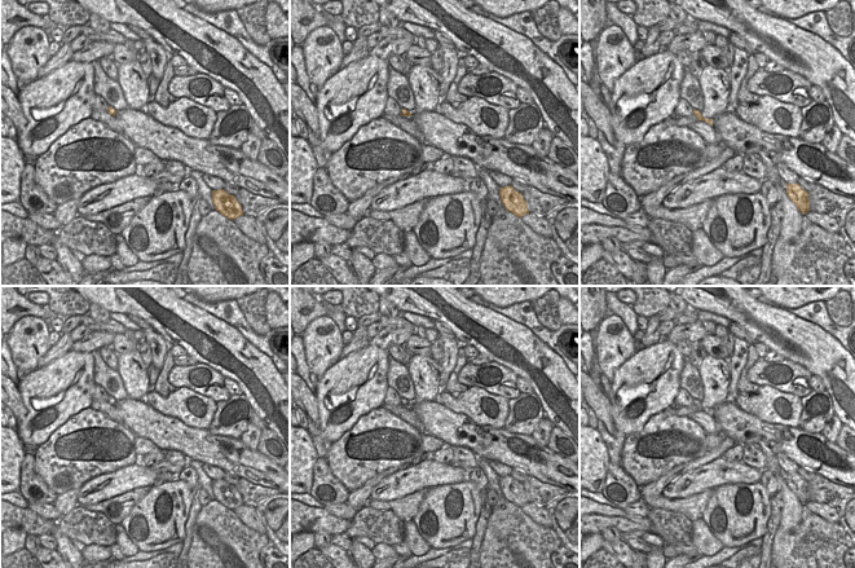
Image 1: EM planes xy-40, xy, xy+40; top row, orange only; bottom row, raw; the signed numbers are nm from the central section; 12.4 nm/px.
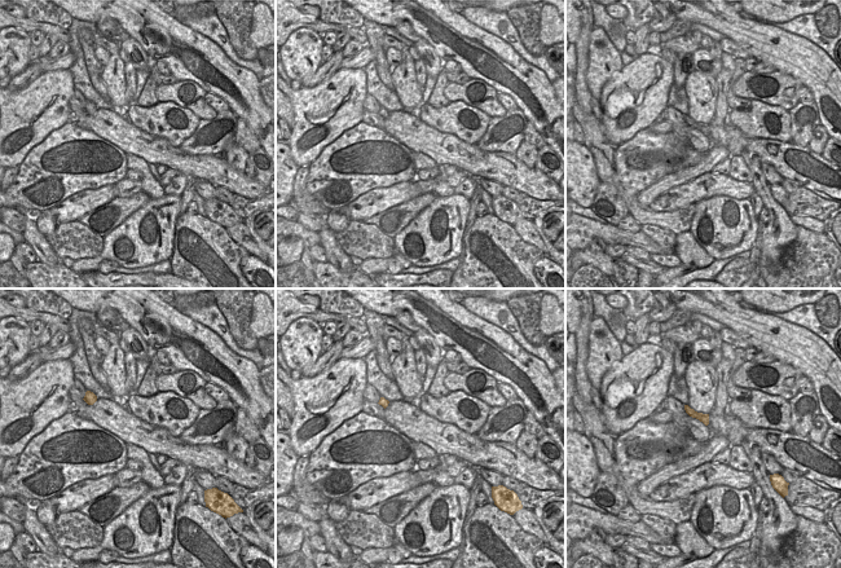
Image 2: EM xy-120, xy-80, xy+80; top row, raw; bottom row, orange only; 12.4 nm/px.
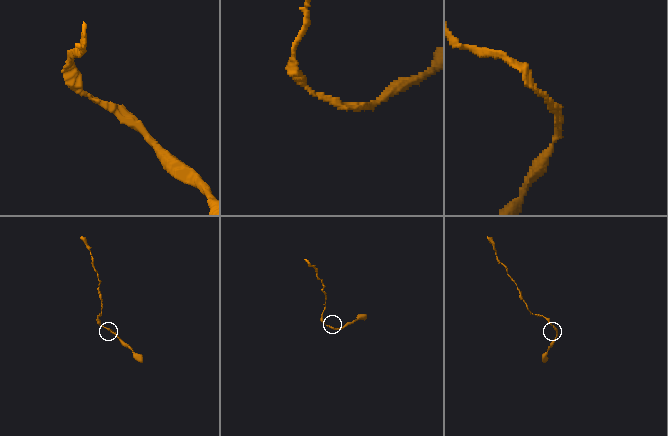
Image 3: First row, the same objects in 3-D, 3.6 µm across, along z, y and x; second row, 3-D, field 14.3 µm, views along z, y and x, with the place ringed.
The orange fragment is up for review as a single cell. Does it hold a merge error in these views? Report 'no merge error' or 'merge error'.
no merge error

